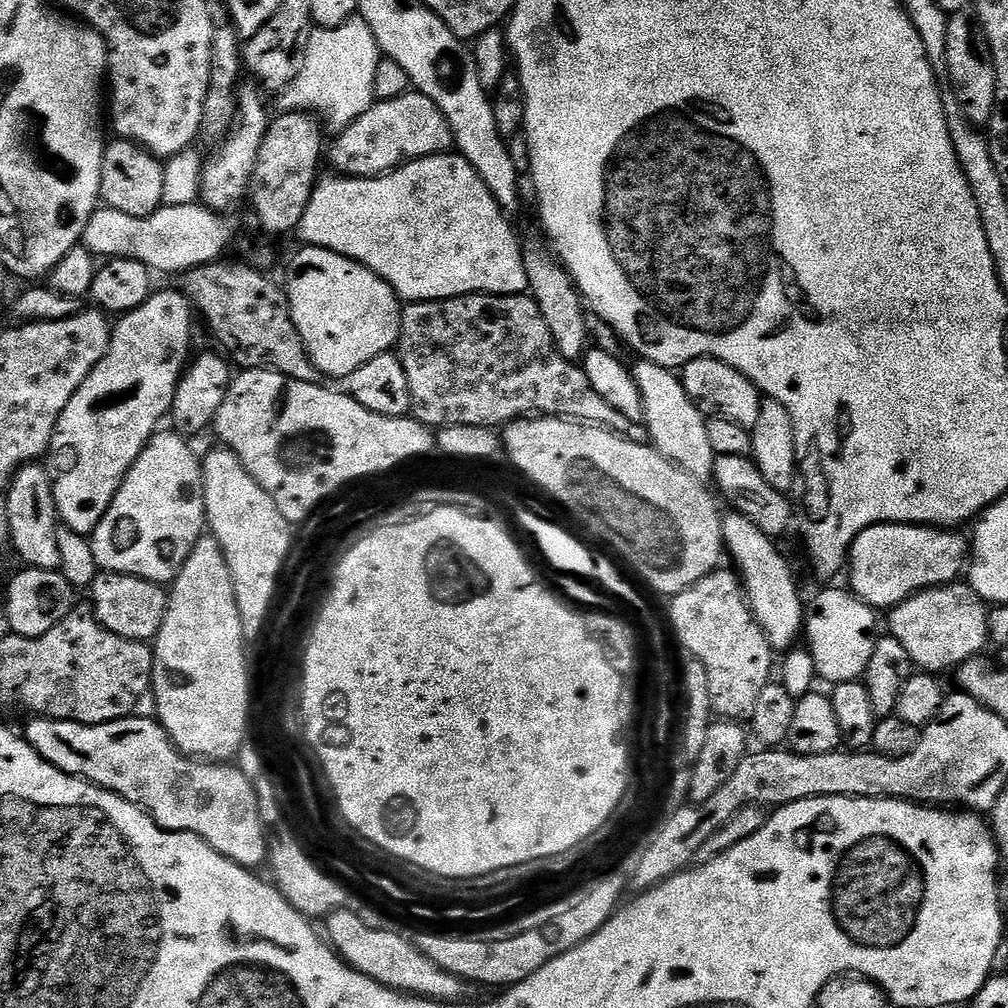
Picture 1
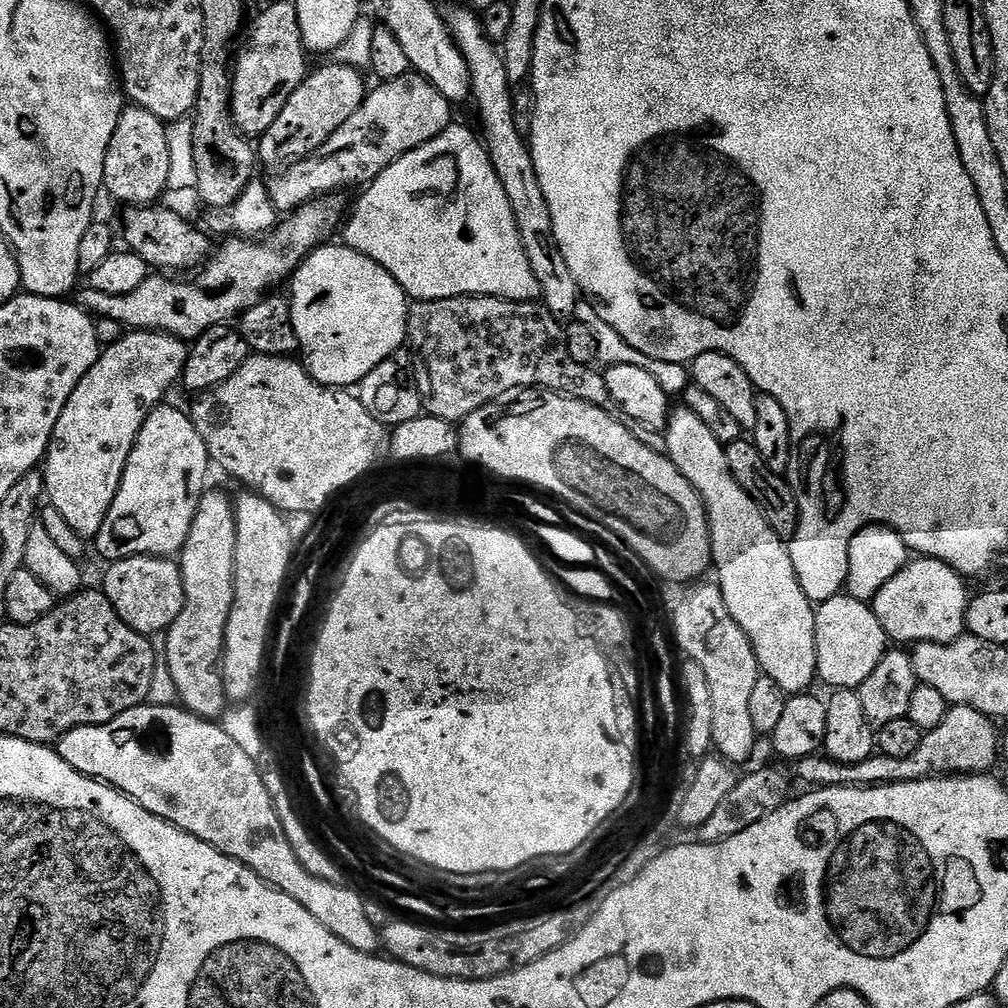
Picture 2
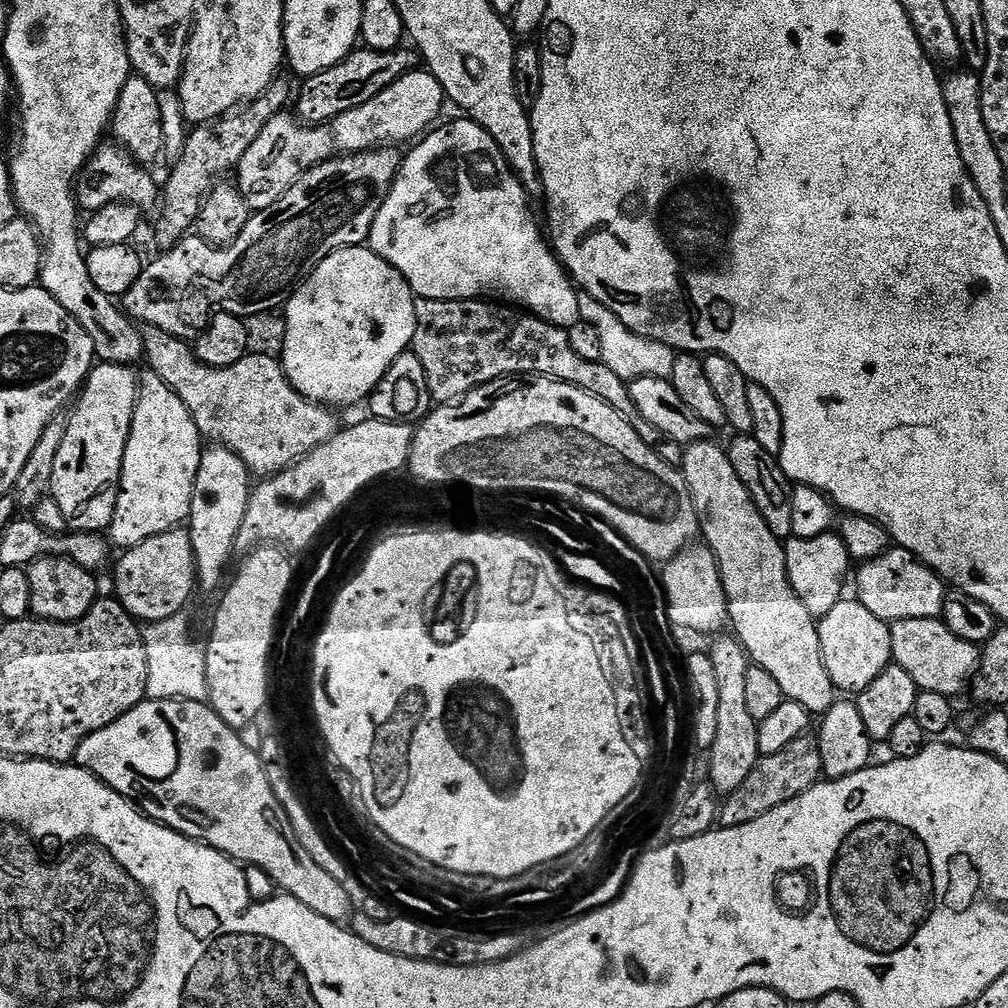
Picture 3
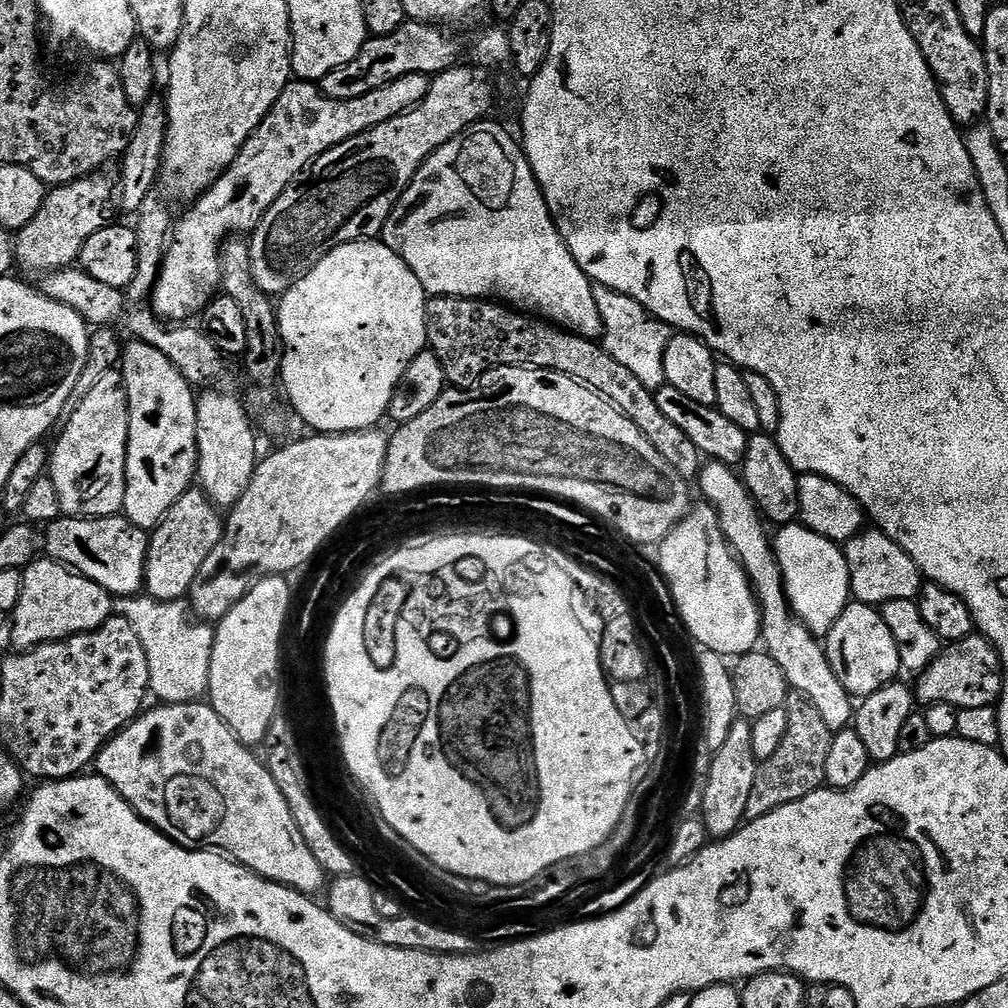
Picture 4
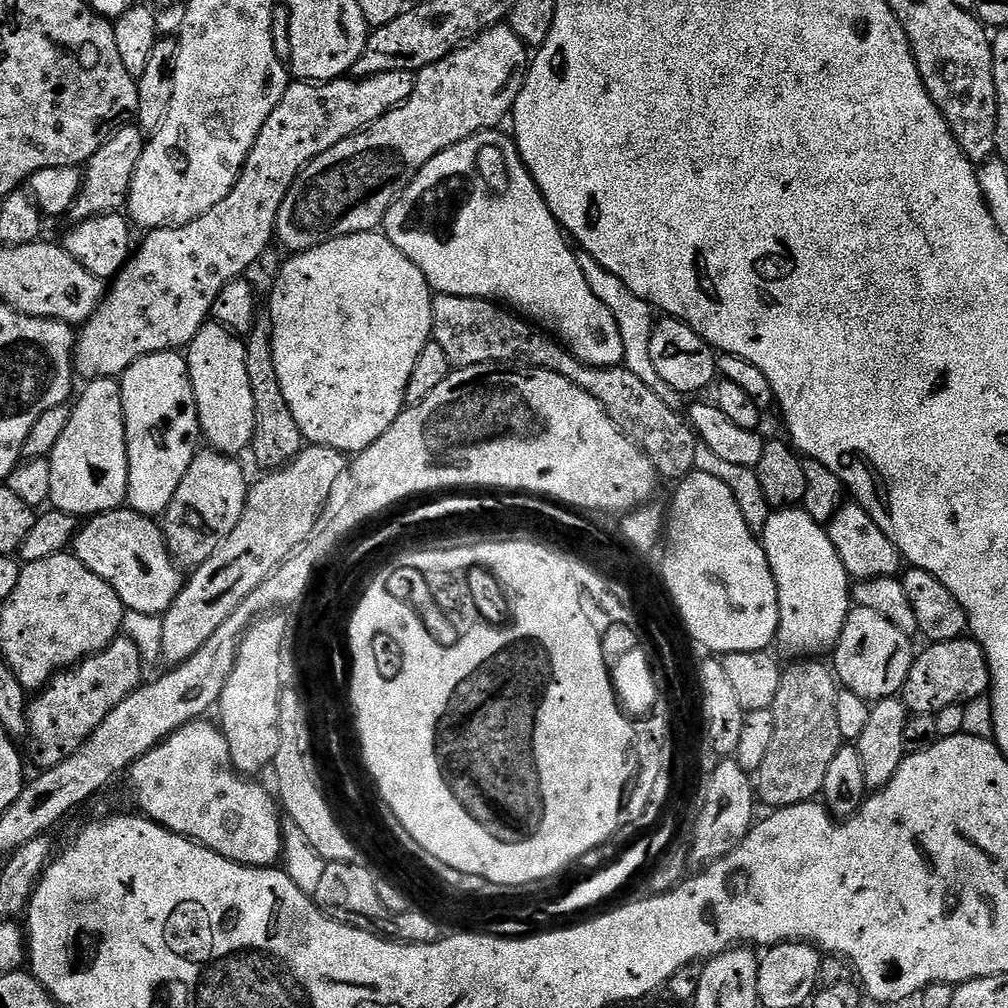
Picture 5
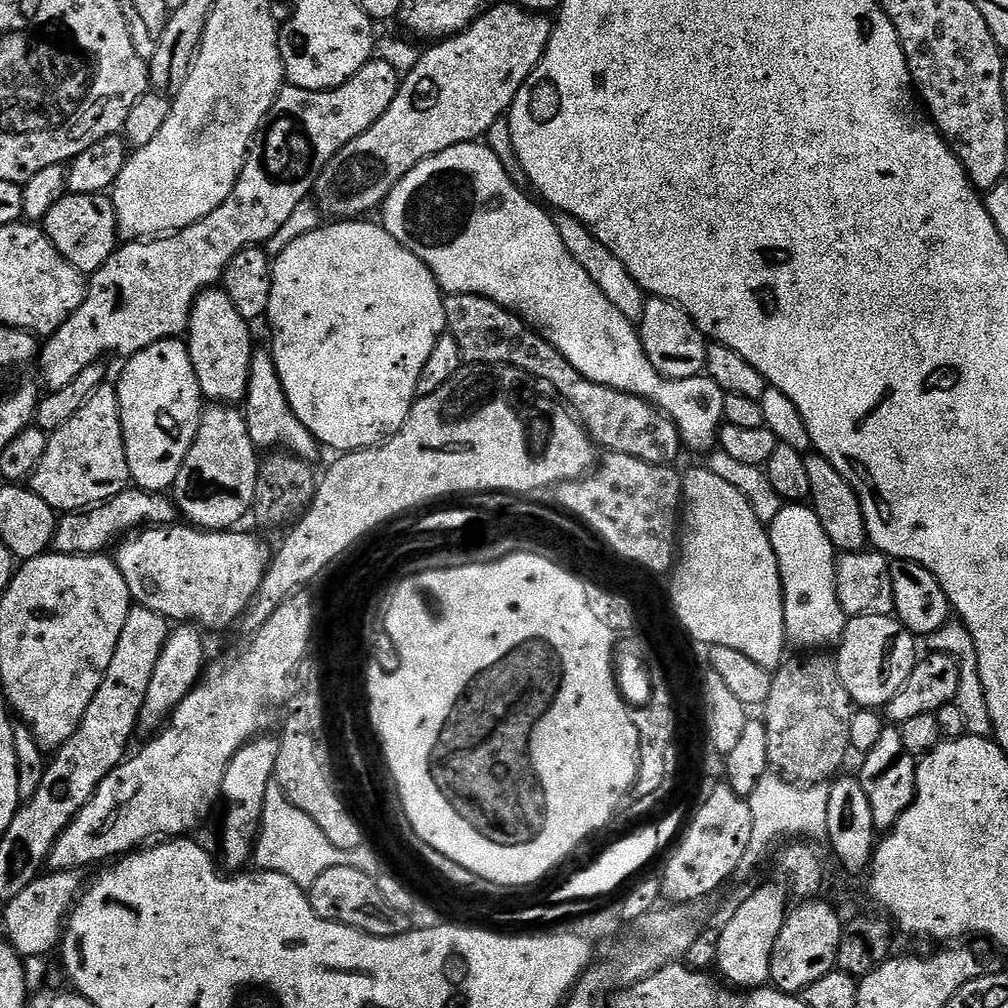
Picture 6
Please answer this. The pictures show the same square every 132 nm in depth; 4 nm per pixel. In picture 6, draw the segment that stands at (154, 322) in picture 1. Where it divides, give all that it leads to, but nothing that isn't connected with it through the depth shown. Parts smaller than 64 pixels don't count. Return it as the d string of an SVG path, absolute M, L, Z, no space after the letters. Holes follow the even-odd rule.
M105 382L100 385L92 398L85 402L82 410L78 410L78 414L74 414L74 418L66 422L66 426L62 426L57 432L49 435L46 454L42 454L42 462L38 462L38 470L34 470L34 474L30 477L30 487L34 494L38 494L38 498L42 498L42 502L55 508L57 513L67 514L103 504L104 501L123 492L129 484L130 477L116 385L112 382Z

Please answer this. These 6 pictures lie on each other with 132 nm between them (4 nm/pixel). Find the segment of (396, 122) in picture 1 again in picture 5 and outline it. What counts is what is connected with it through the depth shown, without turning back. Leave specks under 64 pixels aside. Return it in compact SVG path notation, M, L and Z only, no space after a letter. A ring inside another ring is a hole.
M402 70L379 72L378 75L367 78L341 78L327 82L289 83L286 94L282 98L282 102L278 102L278 106L274 110L274 114L270 114L266 126L262 126L262 130L258 134L258 138L254 142L254 146L248 155L248 161L244 163L244 169L240 171L240 177L234 186L234 190L230 190L230 194L226 194L226 198L222 198L222 202L218 202L218 206L214 206L214 210L210 210L205 216L198 218L194 222L183 226L151 229L151 231L145 235L148 237L145 238L144 245L142 245L141 248L139 245L139 247L133 251L128 263L125 264L121 272L111 281L104 301L98 306L98 310L89 320L83 324L76 336L76 347L72 353L75 375L79 377L79 379L81 376L84 382L91 382L93 380L114 380L123 376L127 368L134 366L134 362L138 362L138 358L146 358L150 354L158 354L159 352L180 352L181 350L187 349L188 343L198 334L198 330L204 324L209 323L212 307L214 306L214 302L222 294L222 290L230 282L241 279L241 277L247 273L250 265L261 260L265 252L273 247L278 212L288 192L292 189L292 183L300 177L300 173L303 172L304 167L306 167L311 160L315 160L317 156L321 156L326 150L338 146L338 142L342 142L346 138L356 135L357 132L363 132L364 129L367 128L368 125L373 124L375 120L381 120L390 109L397 108L399 104L406 103L414 94L415 85L416 73L403 72Z

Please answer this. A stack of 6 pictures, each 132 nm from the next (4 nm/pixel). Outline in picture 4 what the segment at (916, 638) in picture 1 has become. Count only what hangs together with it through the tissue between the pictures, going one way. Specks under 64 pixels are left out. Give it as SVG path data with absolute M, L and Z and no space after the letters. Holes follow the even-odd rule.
M872 526L860 531L842 544L846 564L849 566L851 595L861 604L879 606L886 602L916 600L922 587L920 567L886 533Z

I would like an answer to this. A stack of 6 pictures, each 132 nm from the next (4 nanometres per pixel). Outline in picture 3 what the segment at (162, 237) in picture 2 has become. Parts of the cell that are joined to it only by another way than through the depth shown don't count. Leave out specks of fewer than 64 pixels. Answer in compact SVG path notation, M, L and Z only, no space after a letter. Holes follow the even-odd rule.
M115 142L101 143L92 153L92 157L85 162L84 171L80 173L76 182L76 203L85 213L91 214L102 210L102 206L111 204L132 204L138 209L155 209L162 200L162 188L147 176L145 169L137 164L136 159Z

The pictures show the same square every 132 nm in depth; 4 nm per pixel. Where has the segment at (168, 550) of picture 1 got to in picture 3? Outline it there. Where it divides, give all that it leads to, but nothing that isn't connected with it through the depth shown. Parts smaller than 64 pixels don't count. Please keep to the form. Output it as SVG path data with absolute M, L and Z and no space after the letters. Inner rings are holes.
M144 370L144 373L141 371L130 438L126 442L124 465L120 471L120 493L116 499L112 524L106 530L115 547L117 544L120 550L133 548L146 542L146 538L154 538L158 534L181 527L191 517L201 451L202 437L194 418L190 418L190 410L186 410L186 402L182 402L182 398L178 398L178 394L174 394L174 390L170 390L170 386L166 386L162 378L158 378L158 374L150 370Z

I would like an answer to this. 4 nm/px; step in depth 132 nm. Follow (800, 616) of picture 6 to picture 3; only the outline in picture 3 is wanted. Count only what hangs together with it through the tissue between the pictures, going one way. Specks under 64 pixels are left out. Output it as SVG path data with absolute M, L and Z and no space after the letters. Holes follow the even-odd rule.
M829 532L812 539L792 536L784 544L784 553L790 586L794 586L802 606L806 606L806 610L810 610L810 614L817 618L830 614L830 610L834 610L836 603L843 597L844 576L848 572L848 564L852 562L839 535Z

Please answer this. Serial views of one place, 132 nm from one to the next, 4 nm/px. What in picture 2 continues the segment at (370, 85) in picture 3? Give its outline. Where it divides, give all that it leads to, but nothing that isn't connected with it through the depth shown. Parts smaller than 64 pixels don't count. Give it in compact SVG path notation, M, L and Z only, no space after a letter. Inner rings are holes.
M339 62L331 63L325 68L318 69L317 72L316 69L309 71L302 86L298 86L298 90L294 90L294 94L290 94L286 106L282 106L282 114L278 114L278 118L274 118L274 126L270 126L270 130L266 130L266 134L259 137L258 160L261 165L287 166L301 160L303 156L309 156L314 150L318 150L318 146L322 146L322 142L326 142L326 138L330 138L330 134L334 134L334 130L338 130L338 126L342 126L342 122L346 122L346 118L351 118L355 114L358 106L362 106L366 87L364 88L364 80L360 77L363 76L361 69L351 68L348 64Z

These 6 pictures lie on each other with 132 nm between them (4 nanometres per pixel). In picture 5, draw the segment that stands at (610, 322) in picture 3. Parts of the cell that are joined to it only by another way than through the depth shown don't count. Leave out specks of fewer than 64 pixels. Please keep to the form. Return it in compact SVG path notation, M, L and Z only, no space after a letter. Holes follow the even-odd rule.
M581 255L580 265L582 274L586 274L586 282L590 290L594 290L594 298L598 298L598 302L602 302L602 306L606 306L610 314L614 314L614 322L618 322L618 334L624 346L623 367L638 374L638 378L642 378L642 382L646 382L646 386L650 386L650 390L654 390L654 394L658 394L658 398L662 398L662 402L666 402L670 410L683 413L686 408L685 397L678 390L674 390L674 386L662 382L662 377L654 367L654 361L650 359L650 338L658 323L657 317L652 317L654 315L652 305L647 300L638 298L638 294L634 294L634 290L630 290L630 286L626 286L622 278L610 274L610 270L606 270L606 266L599 264L593 256Z

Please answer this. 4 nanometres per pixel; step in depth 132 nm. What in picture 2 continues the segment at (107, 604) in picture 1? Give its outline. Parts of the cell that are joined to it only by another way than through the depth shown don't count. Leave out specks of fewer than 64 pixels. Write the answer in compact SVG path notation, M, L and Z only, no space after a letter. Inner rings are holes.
M131 556L125 560L113 560L107 567L108 573L104 576L102 590L106 598L110 598L110 606L118 610L118 618L122 618L126 626L149 638L167 633L169 626L178 618L178 614L182 614L184 605L184 587L179 563L175 559L163 556Z

